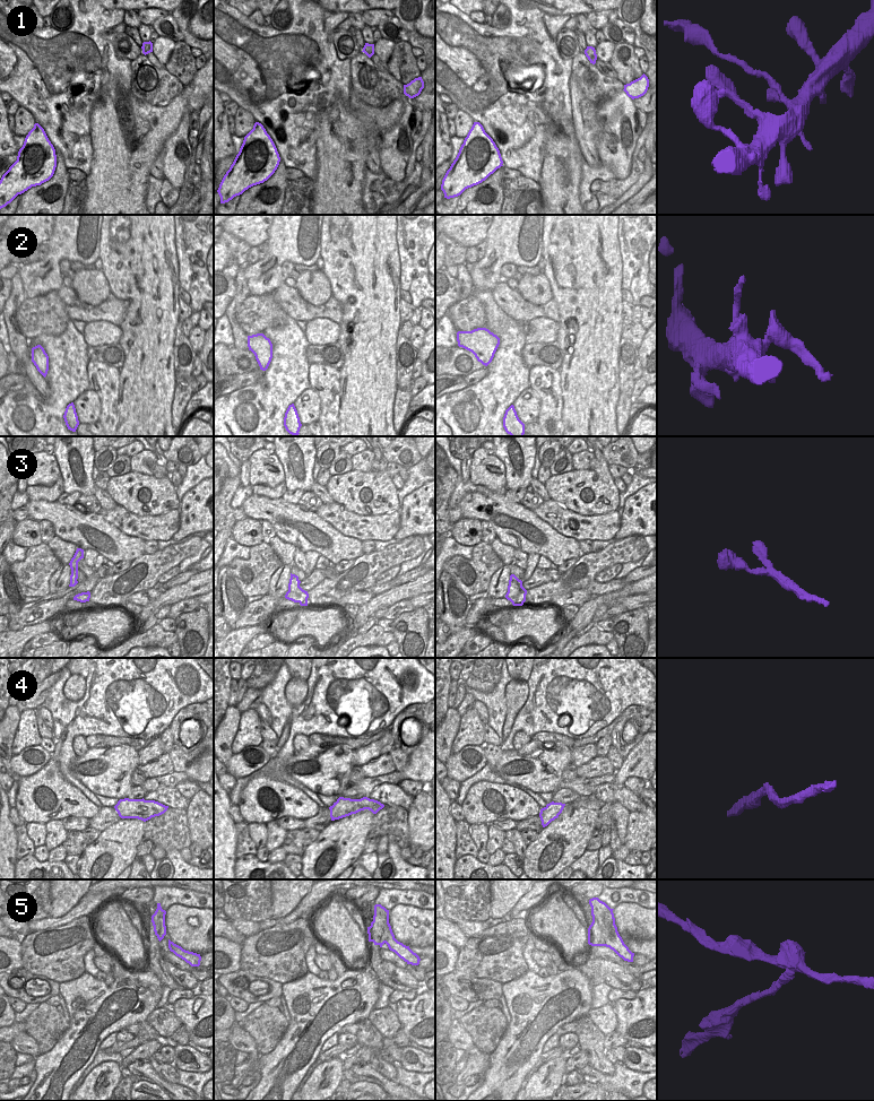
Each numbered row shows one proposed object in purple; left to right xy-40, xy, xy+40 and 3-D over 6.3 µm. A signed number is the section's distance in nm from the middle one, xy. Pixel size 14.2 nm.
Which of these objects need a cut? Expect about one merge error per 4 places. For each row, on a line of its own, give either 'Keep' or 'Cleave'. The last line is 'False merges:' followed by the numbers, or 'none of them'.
1: Cleave
2: Keep
3: Keep
4: Keep
5: Cleave
False merges: 1, 5.

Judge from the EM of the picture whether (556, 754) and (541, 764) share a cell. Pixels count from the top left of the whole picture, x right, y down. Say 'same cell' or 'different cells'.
same cell

